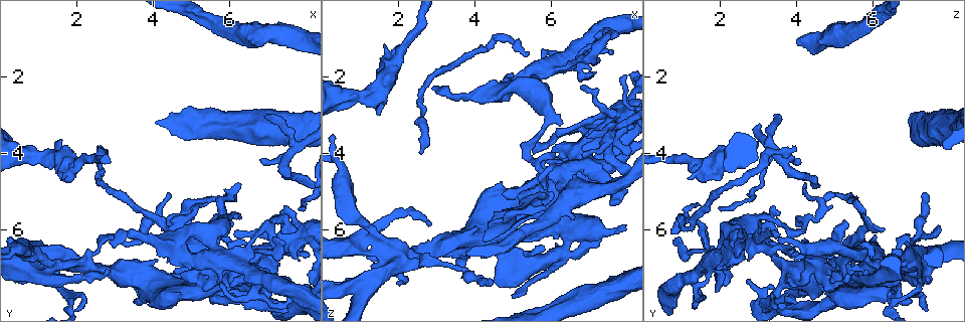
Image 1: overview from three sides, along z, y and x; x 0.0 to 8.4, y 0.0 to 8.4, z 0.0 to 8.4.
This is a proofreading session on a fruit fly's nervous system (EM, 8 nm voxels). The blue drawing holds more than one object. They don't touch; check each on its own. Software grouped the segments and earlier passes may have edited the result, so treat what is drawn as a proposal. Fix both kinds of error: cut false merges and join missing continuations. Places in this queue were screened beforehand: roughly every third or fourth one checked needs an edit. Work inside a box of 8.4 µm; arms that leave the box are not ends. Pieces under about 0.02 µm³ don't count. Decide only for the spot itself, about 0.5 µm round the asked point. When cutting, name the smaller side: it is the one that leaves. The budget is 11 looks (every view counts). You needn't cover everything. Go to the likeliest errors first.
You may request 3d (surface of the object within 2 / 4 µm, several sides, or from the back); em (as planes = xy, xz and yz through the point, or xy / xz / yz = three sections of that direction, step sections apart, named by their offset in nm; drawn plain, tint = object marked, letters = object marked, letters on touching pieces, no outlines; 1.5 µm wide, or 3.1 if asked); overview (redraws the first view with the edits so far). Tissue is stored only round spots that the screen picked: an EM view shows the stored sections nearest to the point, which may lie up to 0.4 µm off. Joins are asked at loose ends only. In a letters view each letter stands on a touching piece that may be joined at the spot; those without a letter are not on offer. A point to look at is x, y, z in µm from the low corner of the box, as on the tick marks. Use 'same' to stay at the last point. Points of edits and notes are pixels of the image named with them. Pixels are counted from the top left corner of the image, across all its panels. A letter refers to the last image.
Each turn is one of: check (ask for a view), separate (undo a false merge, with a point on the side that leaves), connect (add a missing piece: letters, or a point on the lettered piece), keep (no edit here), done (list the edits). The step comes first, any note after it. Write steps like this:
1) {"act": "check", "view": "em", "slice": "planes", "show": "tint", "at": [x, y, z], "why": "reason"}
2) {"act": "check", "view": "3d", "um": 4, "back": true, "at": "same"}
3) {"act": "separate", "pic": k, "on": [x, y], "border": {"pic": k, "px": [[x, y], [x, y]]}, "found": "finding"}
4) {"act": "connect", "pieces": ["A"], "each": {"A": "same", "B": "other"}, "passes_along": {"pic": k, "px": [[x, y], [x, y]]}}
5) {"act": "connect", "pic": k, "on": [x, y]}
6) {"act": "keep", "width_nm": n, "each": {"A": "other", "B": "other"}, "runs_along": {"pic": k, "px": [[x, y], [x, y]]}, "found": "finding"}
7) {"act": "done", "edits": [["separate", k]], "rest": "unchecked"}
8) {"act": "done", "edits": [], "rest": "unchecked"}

{"act": "check", "view": "em", "slice": "xy", "step": 8, "show": "letters", "at": [2.55, 3.85, 4.05]}

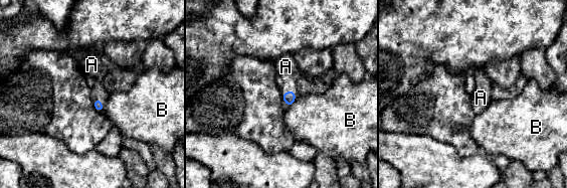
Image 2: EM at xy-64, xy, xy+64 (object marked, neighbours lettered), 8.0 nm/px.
{"act": "connect", "pieces": ["A"], "each": {"A": "same", "B": "other"}, "passes_along": {"pic": 2, "px": [[289, 97], [292, 90], [286, 66]]}, "found": "it goes on there"}

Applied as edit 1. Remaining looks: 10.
{"act": "check", "view": "overview"}

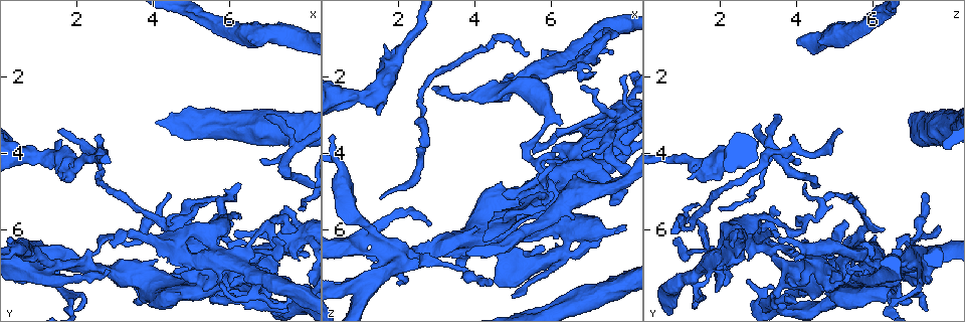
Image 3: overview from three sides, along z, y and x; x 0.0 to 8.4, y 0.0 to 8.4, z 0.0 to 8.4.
{"act": "check", "view": "em", "slice": "planes", "show": "letters", "at": [4.45, 5.10, 7.35], "why": "free end"}

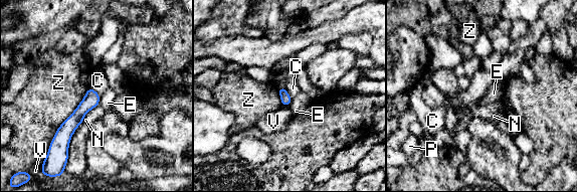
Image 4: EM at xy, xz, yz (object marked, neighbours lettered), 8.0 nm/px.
{"act": "keep", "longest_contact_nm": ["Z", 600], "each": {"C": "other", "E": "other", "N": "other", "P": "other", "V": "other", "Z": "other"}, "border": {"pic": 4, "px": [[285, 87], [292, 100]]}, "found": "no lettered piece goes on from it"}

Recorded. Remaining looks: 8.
{"act": "check", "view": "em", "slice": "yz", "step": 8, "show": "letters", "at": [3.75, 6.20, 2.50], "why": "thick turns thin"}

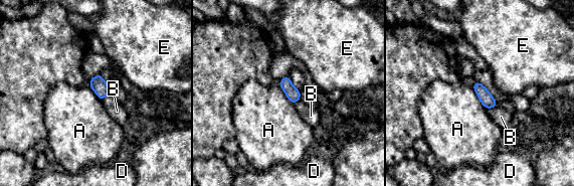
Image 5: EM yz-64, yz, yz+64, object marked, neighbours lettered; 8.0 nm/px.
{"act": "keep", "width_nm": 110, "each": {"A": "other", "B": "other", "D": "other", "E": "other"}, "border": {"pic": 5, "px": [[471, 86], [479, 101], [487, 109]]}, "found": "all the same neuron"}

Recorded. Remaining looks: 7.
{"act": "done", "edits": [["connect", 2]], "rest": "unchecked"}

